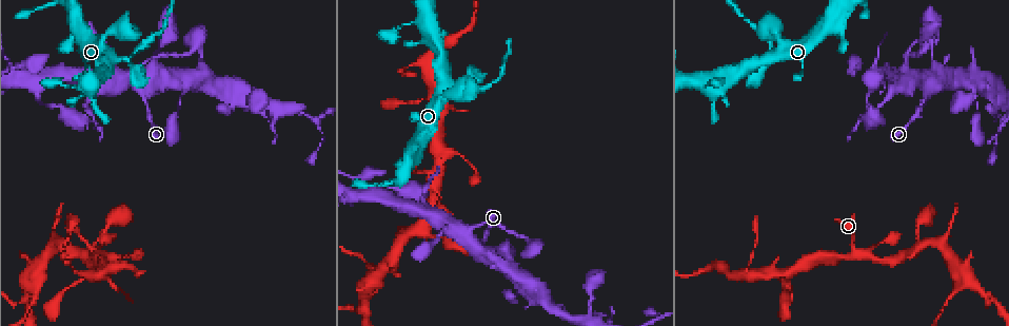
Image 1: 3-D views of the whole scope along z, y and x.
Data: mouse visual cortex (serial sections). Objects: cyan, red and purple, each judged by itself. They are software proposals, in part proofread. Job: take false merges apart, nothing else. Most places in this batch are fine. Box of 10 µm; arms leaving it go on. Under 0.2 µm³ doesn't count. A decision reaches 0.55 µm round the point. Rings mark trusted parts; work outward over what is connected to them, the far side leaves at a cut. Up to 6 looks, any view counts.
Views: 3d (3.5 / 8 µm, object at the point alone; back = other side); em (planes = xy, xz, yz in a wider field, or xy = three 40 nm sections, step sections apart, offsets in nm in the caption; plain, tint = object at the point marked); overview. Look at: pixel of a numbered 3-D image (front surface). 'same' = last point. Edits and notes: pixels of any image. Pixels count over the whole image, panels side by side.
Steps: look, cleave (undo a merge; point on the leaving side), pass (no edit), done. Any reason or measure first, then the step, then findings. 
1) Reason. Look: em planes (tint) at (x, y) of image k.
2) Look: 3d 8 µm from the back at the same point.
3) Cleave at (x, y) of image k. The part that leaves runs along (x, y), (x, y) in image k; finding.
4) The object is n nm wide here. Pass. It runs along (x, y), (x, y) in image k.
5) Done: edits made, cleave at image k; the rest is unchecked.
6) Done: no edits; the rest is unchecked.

A fork. Look: 3d 3.5 µm from the back at (432, 172) of image 1.

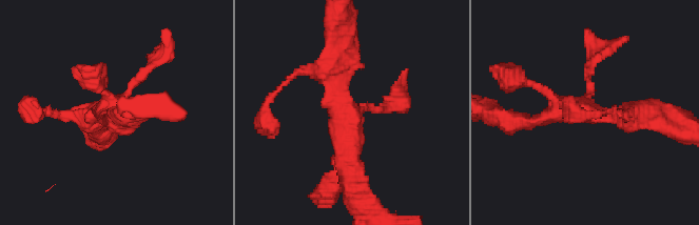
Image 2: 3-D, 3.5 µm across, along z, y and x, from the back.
Look: em xy step 3 (tint) at (350, 113) of image 2.

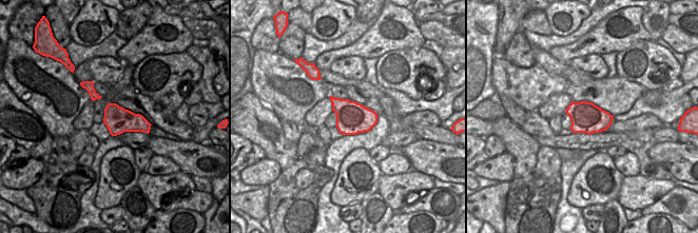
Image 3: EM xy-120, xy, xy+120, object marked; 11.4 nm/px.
The object is 360 nm wide here. Pass. It runs along (595, 56), (582, 107), (515, 121) in image 2; one cell here.

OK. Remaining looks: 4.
Two arms in line, one across. Look: 3d 3.5 µm at (371, 284) of image 1.

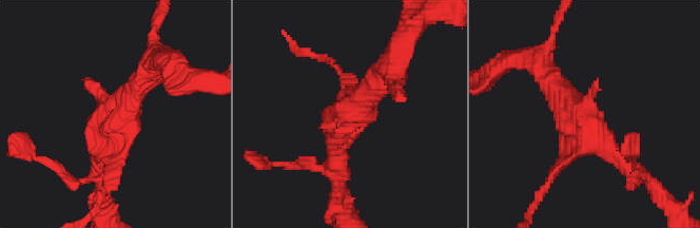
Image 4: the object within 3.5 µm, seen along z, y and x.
Look: em xy step 2 (tint) at (581, 114) of image 4.

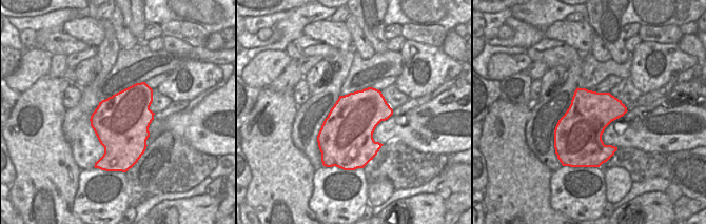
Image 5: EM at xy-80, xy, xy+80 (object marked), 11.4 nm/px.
The object is 600 nm wide here. Pass. It runs along (544, 70), (595, 137), (625, 164) in image 4; continuous, no second cell.

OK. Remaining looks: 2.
Four or more arms meet. Look: 3d 8 µm from the back at (25, 74) of image 1.

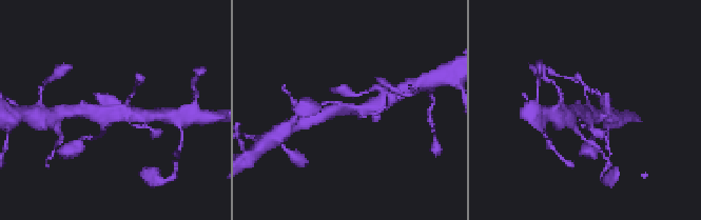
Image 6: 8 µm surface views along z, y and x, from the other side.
Look: em xy step 5 (tint) at the same point.

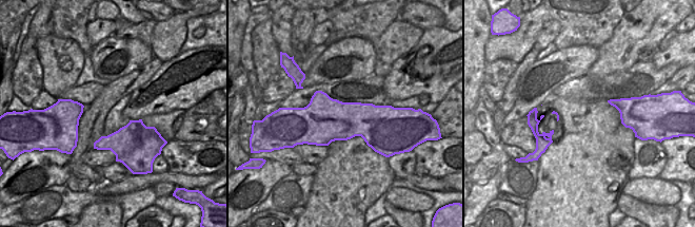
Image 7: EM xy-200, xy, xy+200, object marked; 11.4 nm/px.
The object is 500 nm wide here. Pass. It runs along (322, 116), (365, 108), (371, 97) in image 6; continuous, no second cell.

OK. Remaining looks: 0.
Done: no edits; the rest is unchecked.

